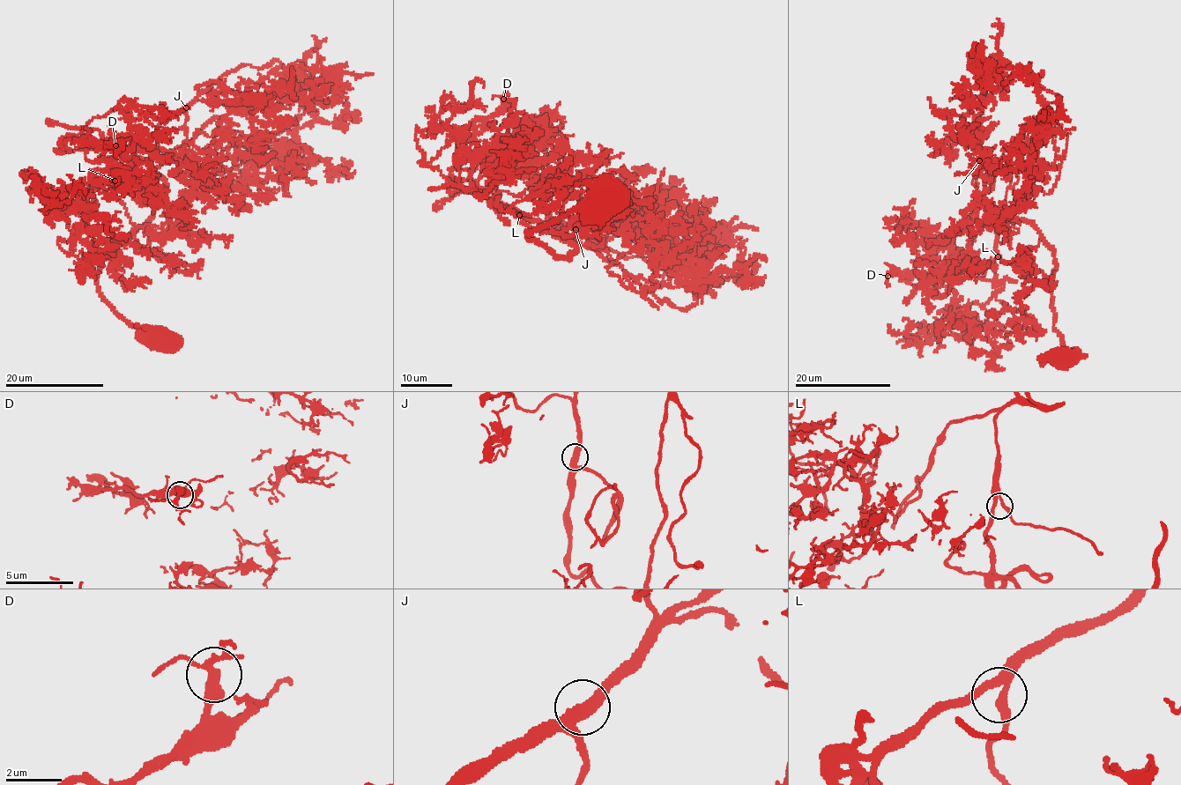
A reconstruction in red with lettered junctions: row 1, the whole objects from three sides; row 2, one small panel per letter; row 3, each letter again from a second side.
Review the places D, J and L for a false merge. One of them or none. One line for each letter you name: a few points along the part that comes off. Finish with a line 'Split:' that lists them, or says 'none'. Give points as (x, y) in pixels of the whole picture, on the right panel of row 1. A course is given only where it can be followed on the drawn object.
Split: none

